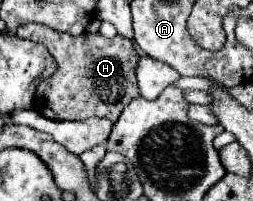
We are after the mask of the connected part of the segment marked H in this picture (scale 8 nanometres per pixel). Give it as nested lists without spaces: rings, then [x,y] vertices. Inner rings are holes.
[[[22,24],[16,32],[20,38],[30,38],[38,44],[44,44],[58,68],[56,72],[38,86],[34,98],[34,110],[50,120],[84,120],[90,116],[118,120],[124,106],[140,96],[136,82],[138,52],[134,44],[122,36],[104,38],[102,34],[84,32],[80,36],[70,36],[66,32],[54,32],[42,24]]]

